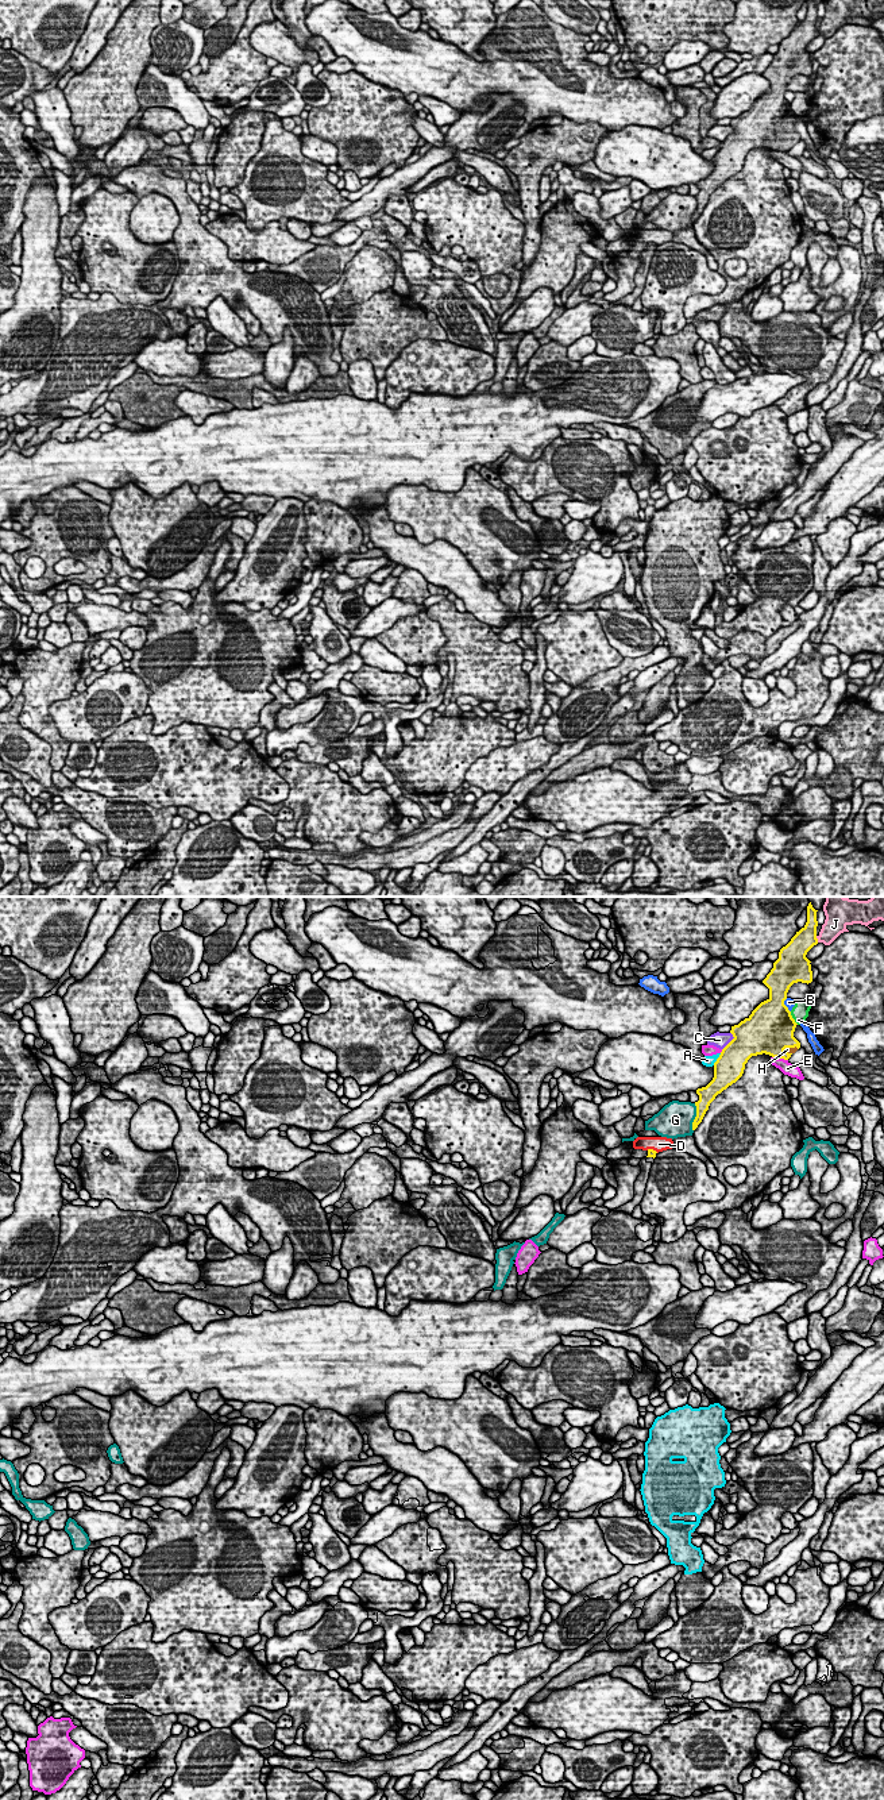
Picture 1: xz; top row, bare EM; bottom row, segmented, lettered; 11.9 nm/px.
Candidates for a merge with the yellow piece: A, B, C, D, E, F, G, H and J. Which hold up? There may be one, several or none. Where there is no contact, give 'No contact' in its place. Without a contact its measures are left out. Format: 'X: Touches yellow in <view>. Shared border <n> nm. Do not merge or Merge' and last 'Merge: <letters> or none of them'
A: Touches yellow in xz. Shared border 180 nm. Do not merge
B: Touches yellow in xz. Shared border 180 nm. Do not merge
C: Touches yellow in xz. Shared border 240 nm. Do not merge
D: Touches yellow in xz. Shared border 150 nm. Do not merge
E: Touches yellow in xz. Shared border 200 nm. Do not merge
F: Touches yellow in xz. Shared border 190 nm. Do not merge
G: Touches yellow in xz. Shared border 340 nm. Do not merge
H: Touches yellow in xz. Shared border 190 nm. Merge
J: Touches yellow in xz. Shared border 90 nm. Do not merge
Merge: H

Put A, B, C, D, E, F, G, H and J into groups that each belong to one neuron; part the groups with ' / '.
A / B / C / D / E / F / G / H / J

